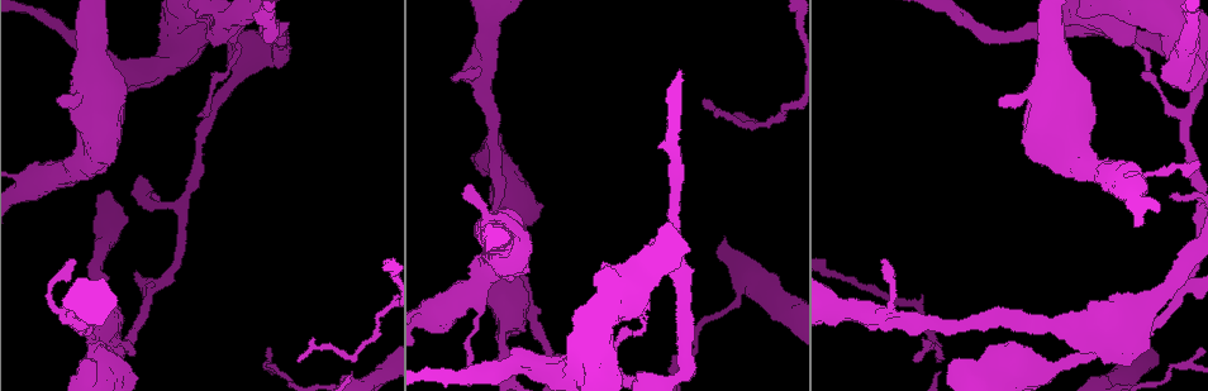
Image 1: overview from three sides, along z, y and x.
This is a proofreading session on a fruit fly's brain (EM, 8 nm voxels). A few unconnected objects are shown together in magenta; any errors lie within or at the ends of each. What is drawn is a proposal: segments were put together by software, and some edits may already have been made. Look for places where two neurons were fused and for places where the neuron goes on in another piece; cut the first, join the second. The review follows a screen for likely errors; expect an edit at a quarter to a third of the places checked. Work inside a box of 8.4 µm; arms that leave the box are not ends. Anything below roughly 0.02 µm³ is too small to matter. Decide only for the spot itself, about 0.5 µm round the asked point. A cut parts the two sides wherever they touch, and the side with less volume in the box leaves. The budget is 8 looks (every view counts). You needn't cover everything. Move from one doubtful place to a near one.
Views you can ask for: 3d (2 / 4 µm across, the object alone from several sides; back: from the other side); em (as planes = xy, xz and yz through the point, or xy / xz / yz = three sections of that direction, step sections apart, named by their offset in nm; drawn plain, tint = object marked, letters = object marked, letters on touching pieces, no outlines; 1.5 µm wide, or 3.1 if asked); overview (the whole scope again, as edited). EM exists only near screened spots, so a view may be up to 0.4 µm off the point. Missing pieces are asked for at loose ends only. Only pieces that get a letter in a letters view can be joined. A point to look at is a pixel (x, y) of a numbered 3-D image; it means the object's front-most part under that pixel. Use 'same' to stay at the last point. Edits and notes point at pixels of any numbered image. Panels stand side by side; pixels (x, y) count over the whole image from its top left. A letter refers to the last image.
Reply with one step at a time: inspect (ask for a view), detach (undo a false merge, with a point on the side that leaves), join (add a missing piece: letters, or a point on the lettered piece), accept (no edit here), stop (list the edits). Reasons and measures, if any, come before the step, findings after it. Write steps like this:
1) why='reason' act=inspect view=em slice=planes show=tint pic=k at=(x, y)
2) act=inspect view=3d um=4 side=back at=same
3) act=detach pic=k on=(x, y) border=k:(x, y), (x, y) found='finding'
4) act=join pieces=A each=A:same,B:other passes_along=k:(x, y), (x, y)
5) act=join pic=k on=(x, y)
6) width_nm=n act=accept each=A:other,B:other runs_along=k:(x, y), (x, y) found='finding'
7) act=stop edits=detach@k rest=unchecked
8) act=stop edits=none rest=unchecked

why='closes a loop' act=inspect view=3d um=4 pic=1 at=(1161, 96)

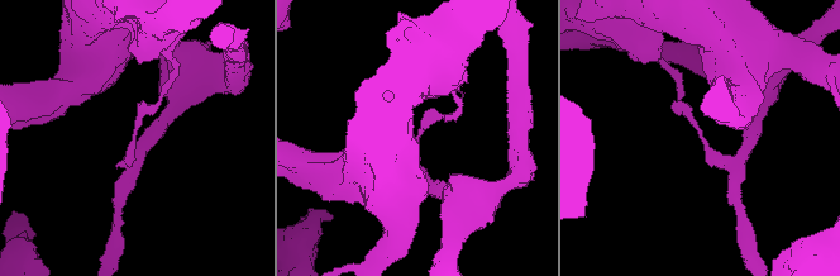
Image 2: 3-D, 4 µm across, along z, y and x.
act=inspect view=em slice=planes show=letters pic=2 at=(134, 137)

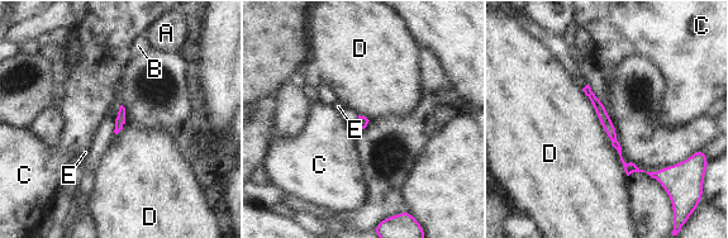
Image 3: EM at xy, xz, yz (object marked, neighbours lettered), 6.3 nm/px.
act=accept each=A:other,B:other,C:other,D:other,E:other runs_along=3:(586, 89), (621, 158), (650, 174), (665, 171) found='continuous, no second neuron'

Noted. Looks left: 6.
why='sharp bend' act=inspect view=em slice=planes show=letters pic=1 at=(1173, 366)

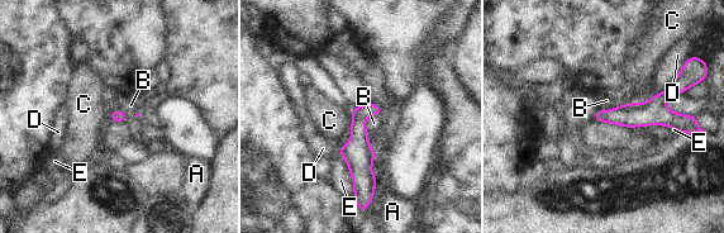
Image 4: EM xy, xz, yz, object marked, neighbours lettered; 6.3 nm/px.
act=accept each=A:other,B:other,C:other,D:other,E:other runs_along=4:(371, 105), (360, 117), (367, 193) found='all the same neuron'

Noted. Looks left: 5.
why='three-way junction' act=inspect view=em slice=planes show=letters pic=1 at=(485, 101)

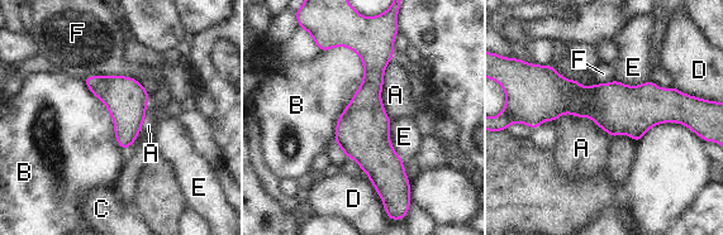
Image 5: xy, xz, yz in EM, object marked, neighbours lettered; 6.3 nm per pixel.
act=accept each=A:other,B:other,C:other,D:other,E:other,F:other found='continuous, no second neuron'

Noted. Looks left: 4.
act=stop edits=none rest=unchecked

